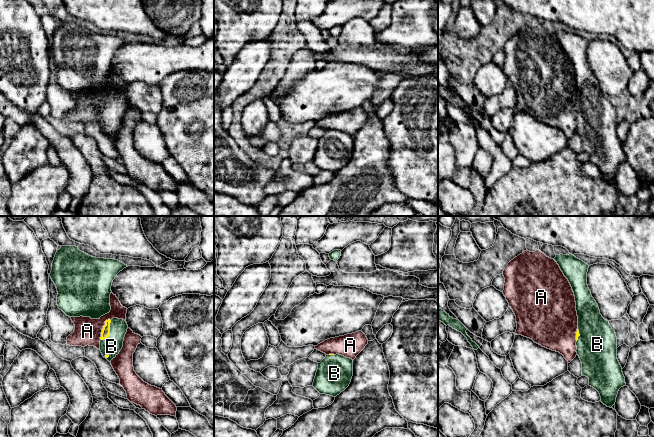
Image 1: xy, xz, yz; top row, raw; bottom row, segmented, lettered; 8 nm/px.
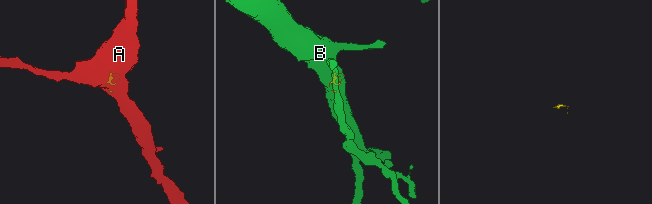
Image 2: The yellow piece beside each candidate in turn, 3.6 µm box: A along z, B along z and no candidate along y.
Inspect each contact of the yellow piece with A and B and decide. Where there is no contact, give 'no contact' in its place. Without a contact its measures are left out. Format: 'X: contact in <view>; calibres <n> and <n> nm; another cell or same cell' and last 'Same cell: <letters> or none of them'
A: contact in xy; calibres 70 and 220 nm; another cell
B: contact in xy; calibres 70 and 150 nm; same cell
Same cell: B

